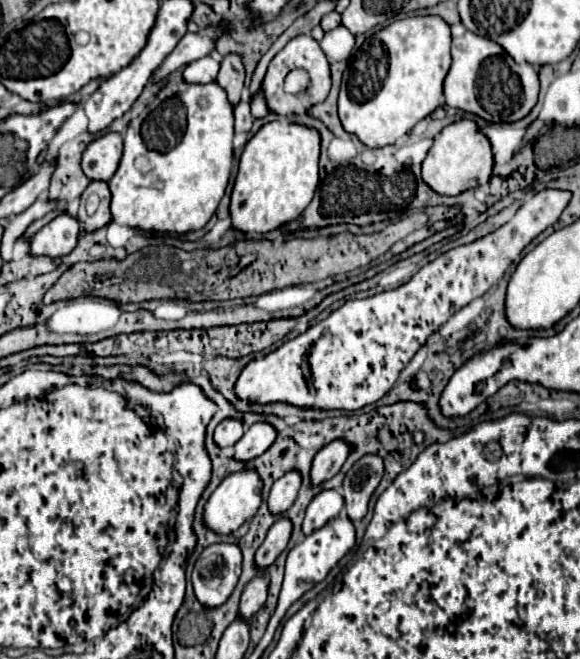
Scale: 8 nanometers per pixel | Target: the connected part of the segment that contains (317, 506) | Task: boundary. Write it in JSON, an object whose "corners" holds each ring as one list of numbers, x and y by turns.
{"corners":[[321,491,307,507,305,513,305,521,303,521,303,535,313,533,315,529,321,529,323,525,327,525,327,521,335,519,341,511,343,511,343,497,335,491]]}

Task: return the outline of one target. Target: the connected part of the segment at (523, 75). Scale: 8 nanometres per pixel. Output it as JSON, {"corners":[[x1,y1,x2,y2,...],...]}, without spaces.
{"corners":[[454,25,451,26,452,30,452,45,451,45,451,69,445,77,443,83,443,93,445,93,445,101,449,107,461,109,465,113,473,113,489,123,515,123,523,117,527,117,531,113,531,109,537,103,537,95,539,95,539,73,529,65,529,63,515,63,509,53,501,47,495,45,495,41,487,39,487,37,479,37,471,31,463,30,463,37,455,39,454,41]]}

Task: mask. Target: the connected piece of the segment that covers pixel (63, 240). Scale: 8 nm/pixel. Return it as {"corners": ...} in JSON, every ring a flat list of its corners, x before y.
{"corners":[[69,213,59,215,31,239,29,253,33,257,39,257,39,255,63,257,75,249,79,231,81,231,79,221,73,215]]}

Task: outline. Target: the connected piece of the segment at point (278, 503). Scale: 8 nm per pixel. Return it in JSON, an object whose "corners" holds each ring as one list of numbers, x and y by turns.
{"corners":[[291,471,291,473,283,475,279,481,275,481,271,487,271,493,267,497,267,505,269,505,271,513,275,513,275,515,285,513,295,503,299,487,301,487,301,475,297,471]]}

